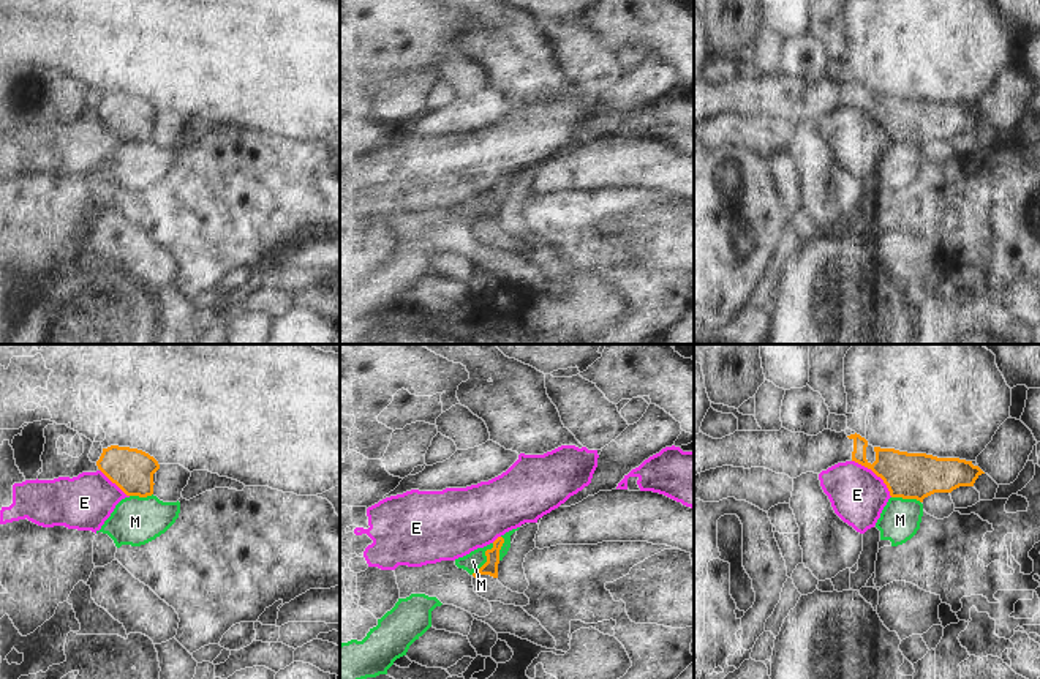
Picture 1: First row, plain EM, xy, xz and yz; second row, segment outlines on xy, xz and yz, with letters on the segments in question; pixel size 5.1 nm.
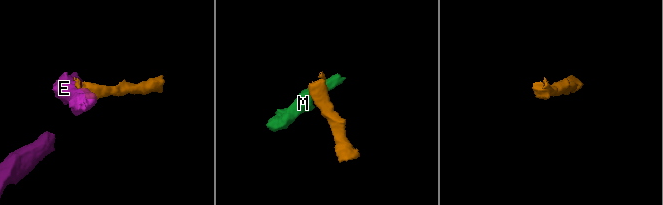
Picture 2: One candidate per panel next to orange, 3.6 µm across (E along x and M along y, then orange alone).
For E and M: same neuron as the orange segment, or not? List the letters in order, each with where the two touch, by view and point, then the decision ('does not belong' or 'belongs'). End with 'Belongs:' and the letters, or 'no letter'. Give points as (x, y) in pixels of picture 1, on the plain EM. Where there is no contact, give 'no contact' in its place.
E: yz (876, 120) | does not belong
M: xz (487, 206) | does not belong
Belongs: no letter

